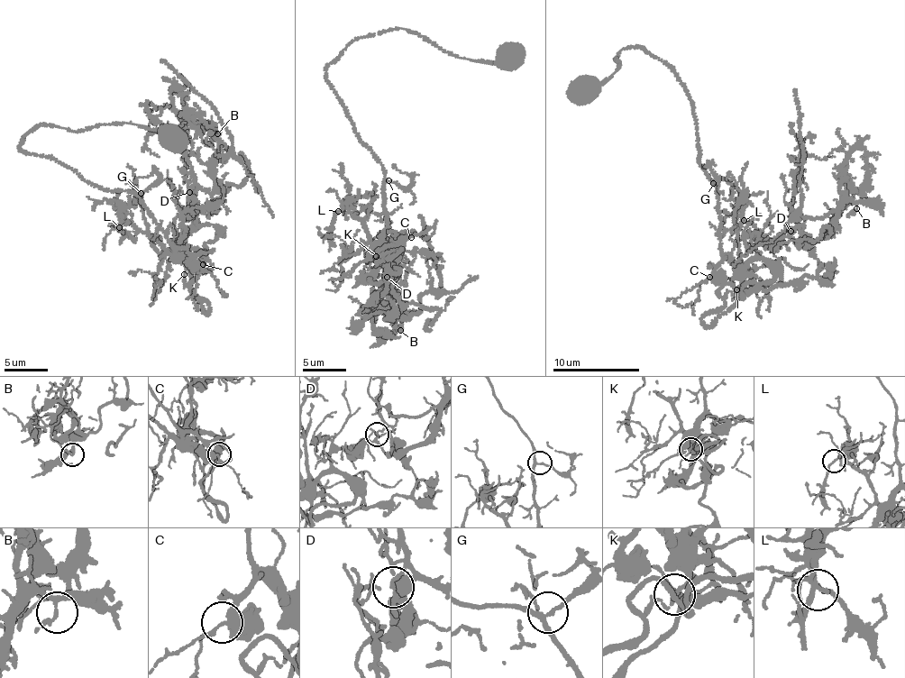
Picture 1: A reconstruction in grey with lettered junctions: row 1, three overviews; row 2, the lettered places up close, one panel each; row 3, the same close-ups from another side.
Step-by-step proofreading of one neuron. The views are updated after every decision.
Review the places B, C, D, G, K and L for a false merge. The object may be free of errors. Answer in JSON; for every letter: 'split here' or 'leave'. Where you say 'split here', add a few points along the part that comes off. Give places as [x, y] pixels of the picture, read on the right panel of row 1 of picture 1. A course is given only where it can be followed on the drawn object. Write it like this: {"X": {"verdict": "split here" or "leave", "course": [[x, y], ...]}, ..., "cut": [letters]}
{"B": {"verdict": "leave"}, "C": {"verdict": "leave"}, "D": {"verdict": "split here", "course": [[790, 232], [798, 228], [804, 242], [814, 244], [836, 215], [800, 215], [804, 157], [794, 89]]}, "G": {"verdict": "leave"}, "K": {"verdict": "leave"}, "L": {"verdict": "leave"}, "cut": ["D"]}

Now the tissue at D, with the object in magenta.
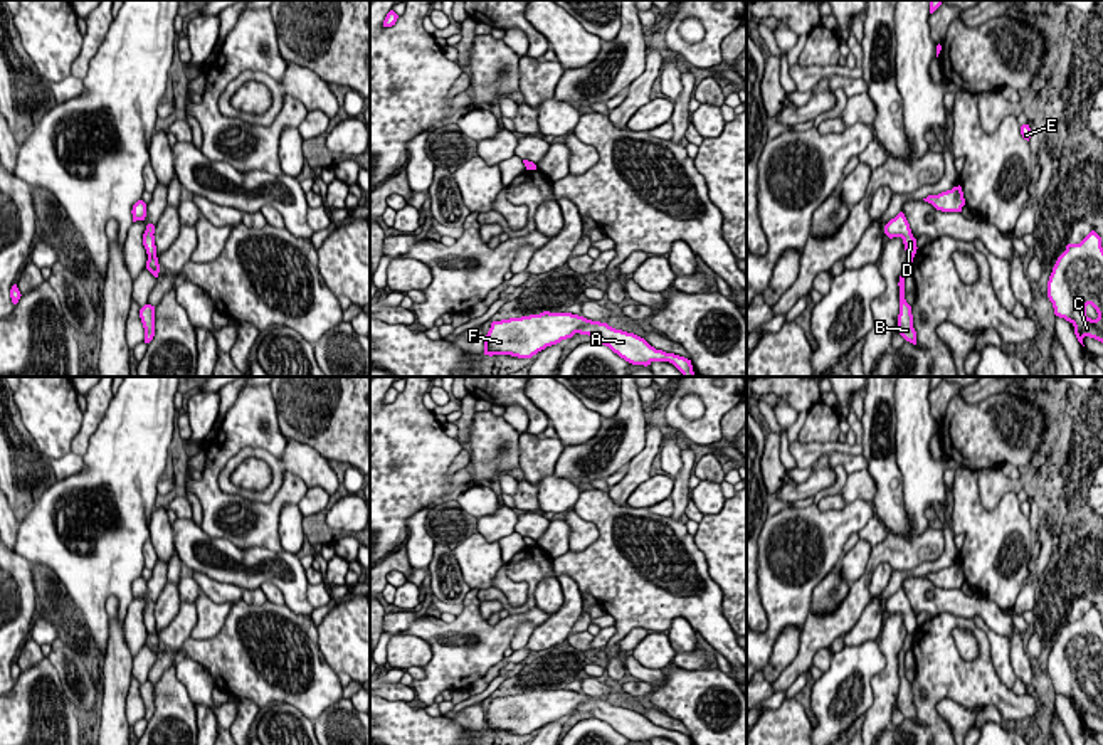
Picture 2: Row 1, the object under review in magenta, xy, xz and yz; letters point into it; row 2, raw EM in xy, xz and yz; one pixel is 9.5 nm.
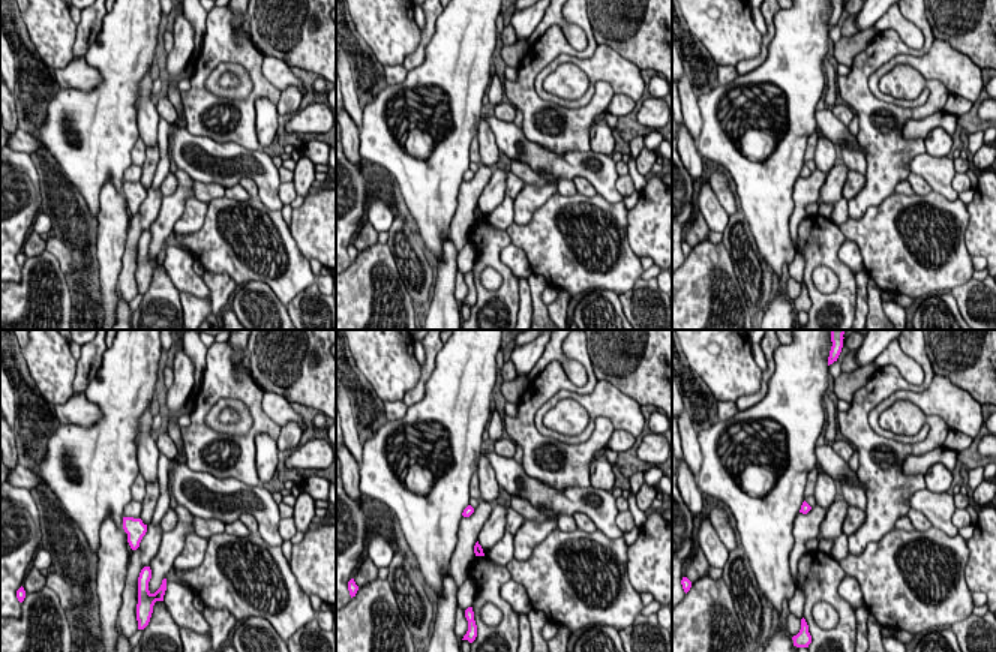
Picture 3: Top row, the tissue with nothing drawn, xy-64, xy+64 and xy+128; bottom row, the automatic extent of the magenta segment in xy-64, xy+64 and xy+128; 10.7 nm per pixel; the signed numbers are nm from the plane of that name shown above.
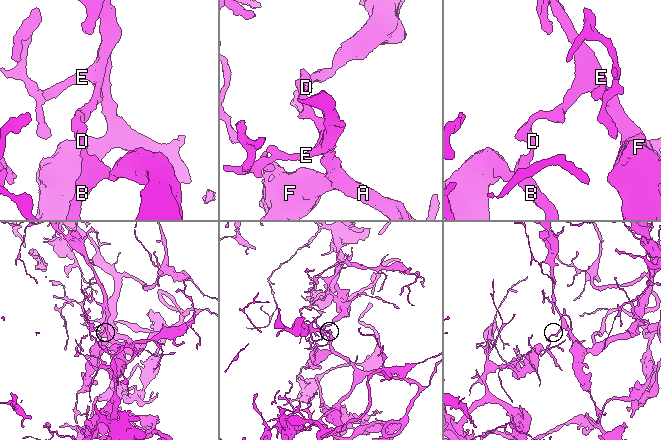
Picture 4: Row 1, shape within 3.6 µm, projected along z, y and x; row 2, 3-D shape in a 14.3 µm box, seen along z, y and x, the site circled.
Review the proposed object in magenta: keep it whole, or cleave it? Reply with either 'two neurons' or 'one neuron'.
two neurons

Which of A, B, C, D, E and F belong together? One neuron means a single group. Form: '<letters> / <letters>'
A C D E F / B

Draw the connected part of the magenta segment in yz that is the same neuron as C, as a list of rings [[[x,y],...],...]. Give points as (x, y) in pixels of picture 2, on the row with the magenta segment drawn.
[[[1091,230],[1079,244],[1068,244],[1048,281],[1054,314],[1074,326],[1083,345],[1090,336],[1103,343],[1103,247]]]

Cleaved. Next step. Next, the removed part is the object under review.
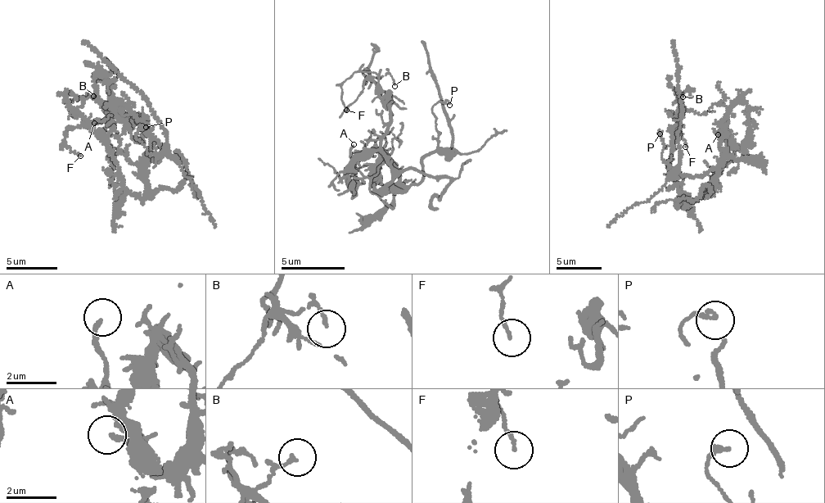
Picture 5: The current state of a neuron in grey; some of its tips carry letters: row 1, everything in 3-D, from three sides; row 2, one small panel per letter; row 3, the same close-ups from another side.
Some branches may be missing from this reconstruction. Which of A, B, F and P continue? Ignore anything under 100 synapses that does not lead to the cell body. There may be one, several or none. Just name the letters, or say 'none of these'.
none of these

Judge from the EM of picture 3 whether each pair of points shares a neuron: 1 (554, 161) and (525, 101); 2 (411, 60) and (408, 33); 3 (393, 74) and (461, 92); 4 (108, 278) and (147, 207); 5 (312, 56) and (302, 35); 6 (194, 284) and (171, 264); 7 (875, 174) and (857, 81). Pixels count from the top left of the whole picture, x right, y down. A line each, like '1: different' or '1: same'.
1: different
2: different
3: different
4: different
5: same
6: same
7: same

